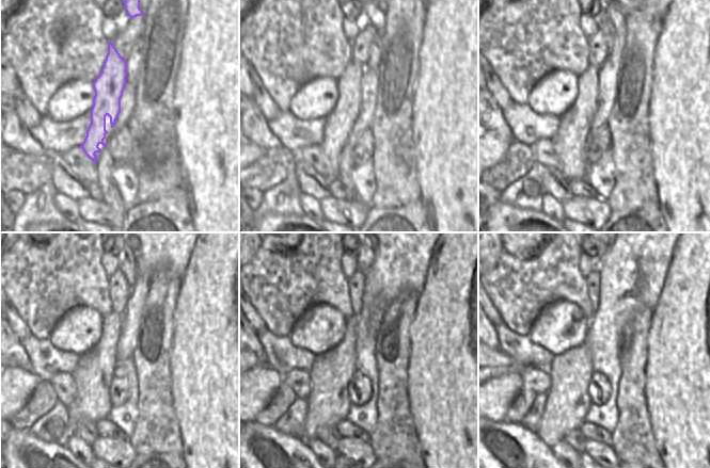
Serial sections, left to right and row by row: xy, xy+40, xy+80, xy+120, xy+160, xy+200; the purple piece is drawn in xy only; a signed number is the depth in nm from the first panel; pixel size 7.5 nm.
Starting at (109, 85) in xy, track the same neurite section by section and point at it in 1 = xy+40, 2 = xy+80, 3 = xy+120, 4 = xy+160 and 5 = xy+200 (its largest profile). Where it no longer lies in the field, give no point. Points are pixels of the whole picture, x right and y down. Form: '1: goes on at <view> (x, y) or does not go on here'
1: goes on at xy+40 (349, 85)
2: goes on at xy+80 (572, 125)
3: goes on at xy+120 (88, 406)
4: goes on at xy+160 (325, 408)
5: goes on at xy+200 (563, 413)

